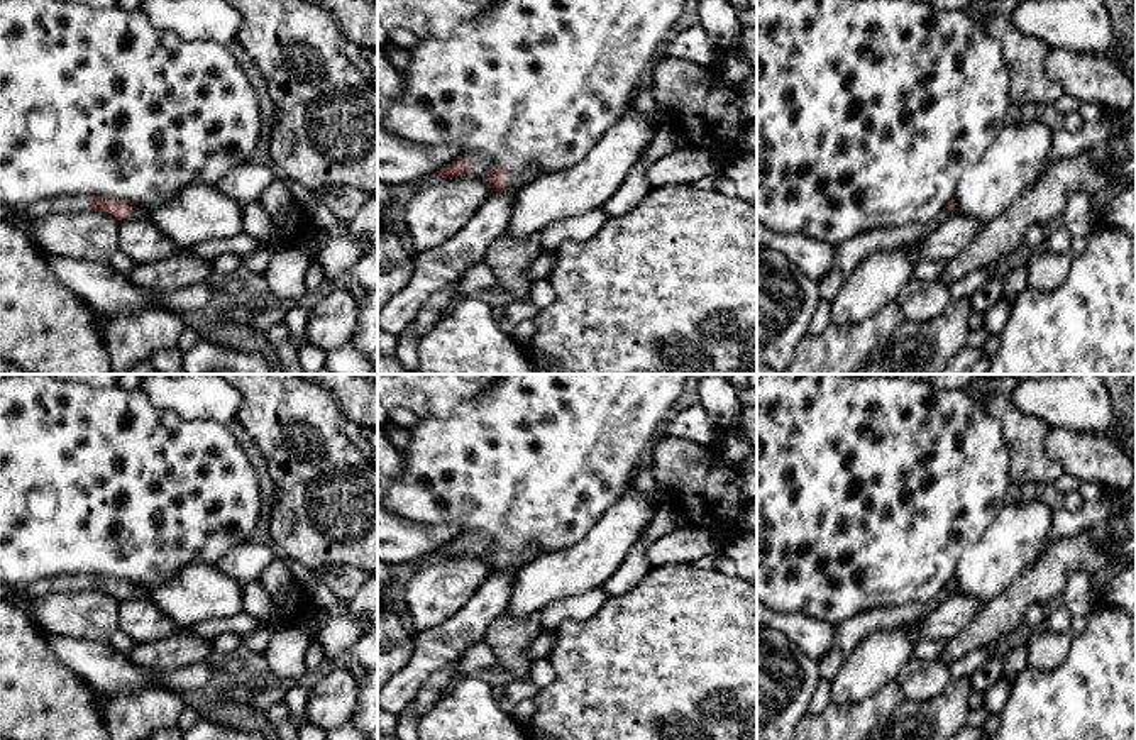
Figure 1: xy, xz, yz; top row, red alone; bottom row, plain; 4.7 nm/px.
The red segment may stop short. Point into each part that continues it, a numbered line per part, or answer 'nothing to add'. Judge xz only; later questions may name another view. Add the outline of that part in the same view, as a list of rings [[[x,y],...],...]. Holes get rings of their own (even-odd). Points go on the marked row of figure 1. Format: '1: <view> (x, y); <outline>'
1: xz (479, 165); [[[459,154],[459,159],[467,163],[471,171],[479,178],[484,178],[494,168],[494,164],[481,154]]]

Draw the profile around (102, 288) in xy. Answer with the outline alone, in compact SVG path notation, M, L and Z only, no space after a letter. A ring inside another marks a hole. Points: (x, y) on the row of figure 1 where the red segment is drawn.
M8 212L2 220L22 232L44 256L58 281L95 313L113 315L157 306L149 288L134 284L108 262L88 262L46 252L32 235L36 218L20 212Z

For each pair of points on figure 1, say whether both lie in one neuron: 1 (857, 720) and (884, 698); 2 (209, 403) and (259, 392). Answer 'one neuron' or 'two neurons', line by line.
1: one neuron
2: two neurons

